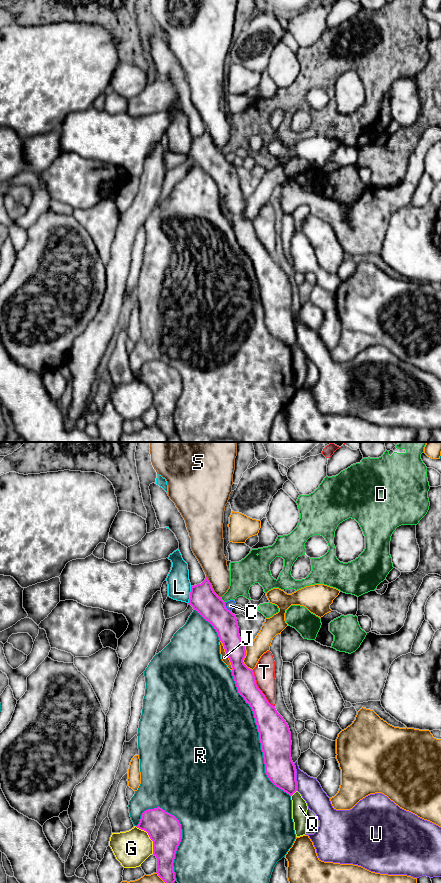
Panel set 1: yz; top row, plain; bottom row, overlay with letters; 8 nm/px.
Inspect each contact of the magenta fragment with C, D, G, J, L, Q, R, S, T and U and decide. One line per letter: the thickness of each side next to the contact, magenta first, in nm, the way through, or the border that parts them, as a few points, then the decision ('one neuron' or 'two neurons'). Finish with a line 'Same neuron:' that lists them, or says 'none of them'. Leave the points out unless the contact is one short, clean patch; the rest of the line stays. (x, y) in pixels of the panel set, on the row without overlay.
C: 220/70 nm | one neuron
D: 220/200 nm | two neurons
G: 280/280 nm | two neurons
J: 190/60 nm | two neurons
L: 220/190 nm | two neurons
Q: 240/130 nm | along yz (296, 342), (291, 348) | two neurons
R: 260/500 nm | two neurons
S: 220/220 nm | two neurons
T: 200/170 nm | two neurons
U: 240/180 nm | two neurons
Same neuron: C

